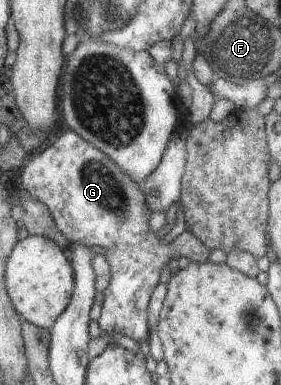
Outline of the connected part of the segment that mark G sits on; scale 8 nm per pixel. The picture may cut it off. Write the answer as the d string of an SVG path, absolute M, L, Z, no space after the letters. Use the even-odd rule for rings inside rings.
M61 128L45 146L26 156L16 181L25 193L45 205L56 228L66 237L69 244L98 245L105 250L103 256L110 265L110 278L102 291L104 298L97 325L104 334L121 333L139 342L148 339L147 306L153 288L159 283L161 268L167 265L168 259L173 256L187 257L193 264L205 263L210 249L185 228L177 229L167 237L158 232L151 233L147 227L151 211L146 206L143 194L137 189L137 184L130 179L131 177L115 162L105 157L104 153L77 137L73 131Z

